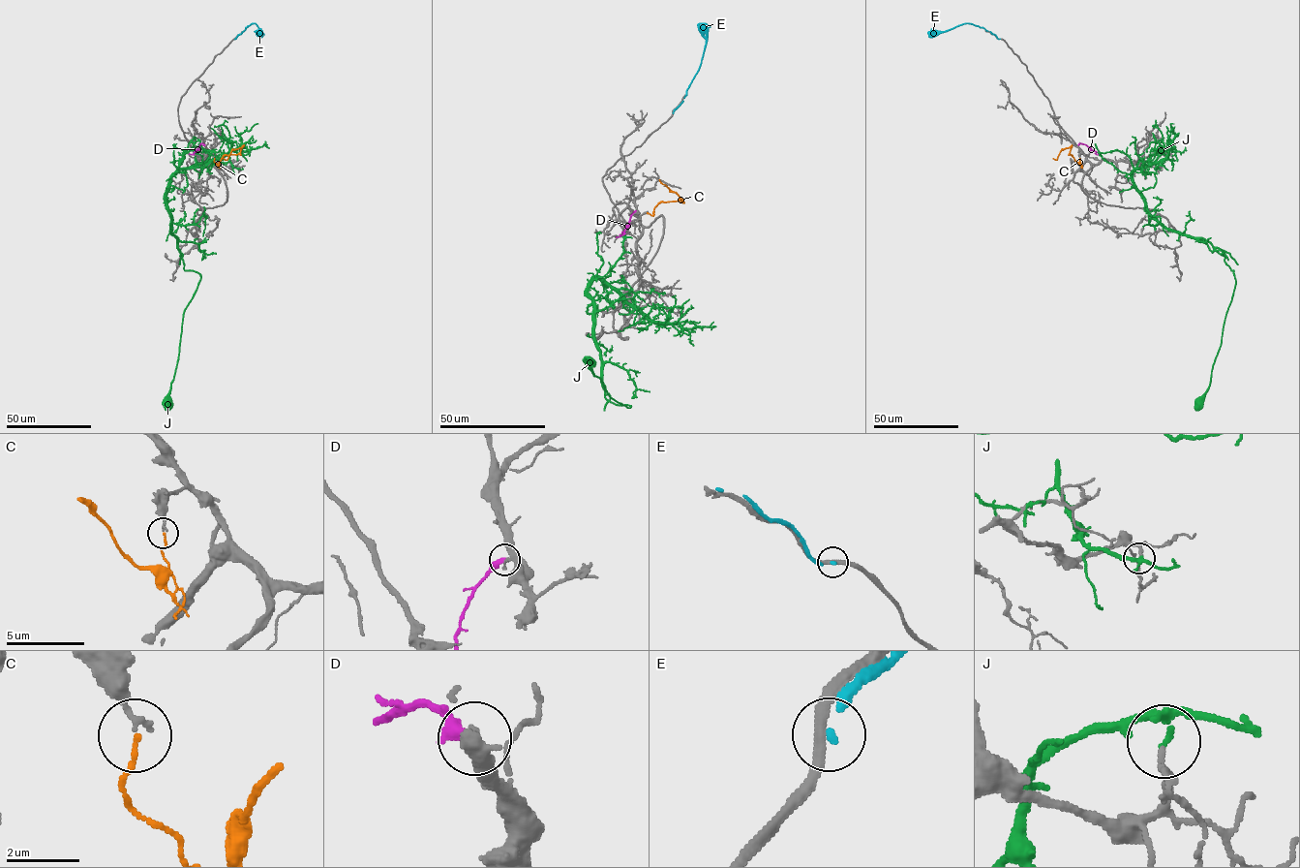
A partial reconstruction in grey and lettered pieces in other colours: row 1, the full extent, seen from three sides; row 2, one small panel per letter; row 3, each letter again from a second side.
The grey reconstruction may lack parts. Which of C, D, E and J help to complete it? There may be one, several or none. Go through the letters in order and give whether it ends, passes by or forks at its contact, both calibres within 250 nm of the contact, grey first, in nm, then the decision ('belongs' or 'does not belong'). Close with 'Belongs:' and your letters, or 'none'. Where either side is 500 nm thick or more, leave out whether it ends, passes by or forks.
C: it ends | 160/110 nm | belongs
D: it ends | 170/400 nm | does not belong
E: it ends | 280/180 nm | does not belong
J: it forks | 140/130 nm | does not belong
Belongs: C

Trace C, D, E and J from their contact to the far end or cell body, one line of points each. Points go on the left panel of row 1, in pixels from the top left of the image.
C: (214, 158), (219, 167), (225, 155), (237, 154), (241, 147), (232, 149), (226, 160), (224, 158)
D: (204, 145), (201, 143), (196, 152), (189, 154)
E: (234, 39), (252, 23), (255, 23), (261, 31), (256, 32)
J: (238, 168), (226, 155), (171, 177), (170, 232), (184, 269), (200, 276), (183, 314), (166, 410)

